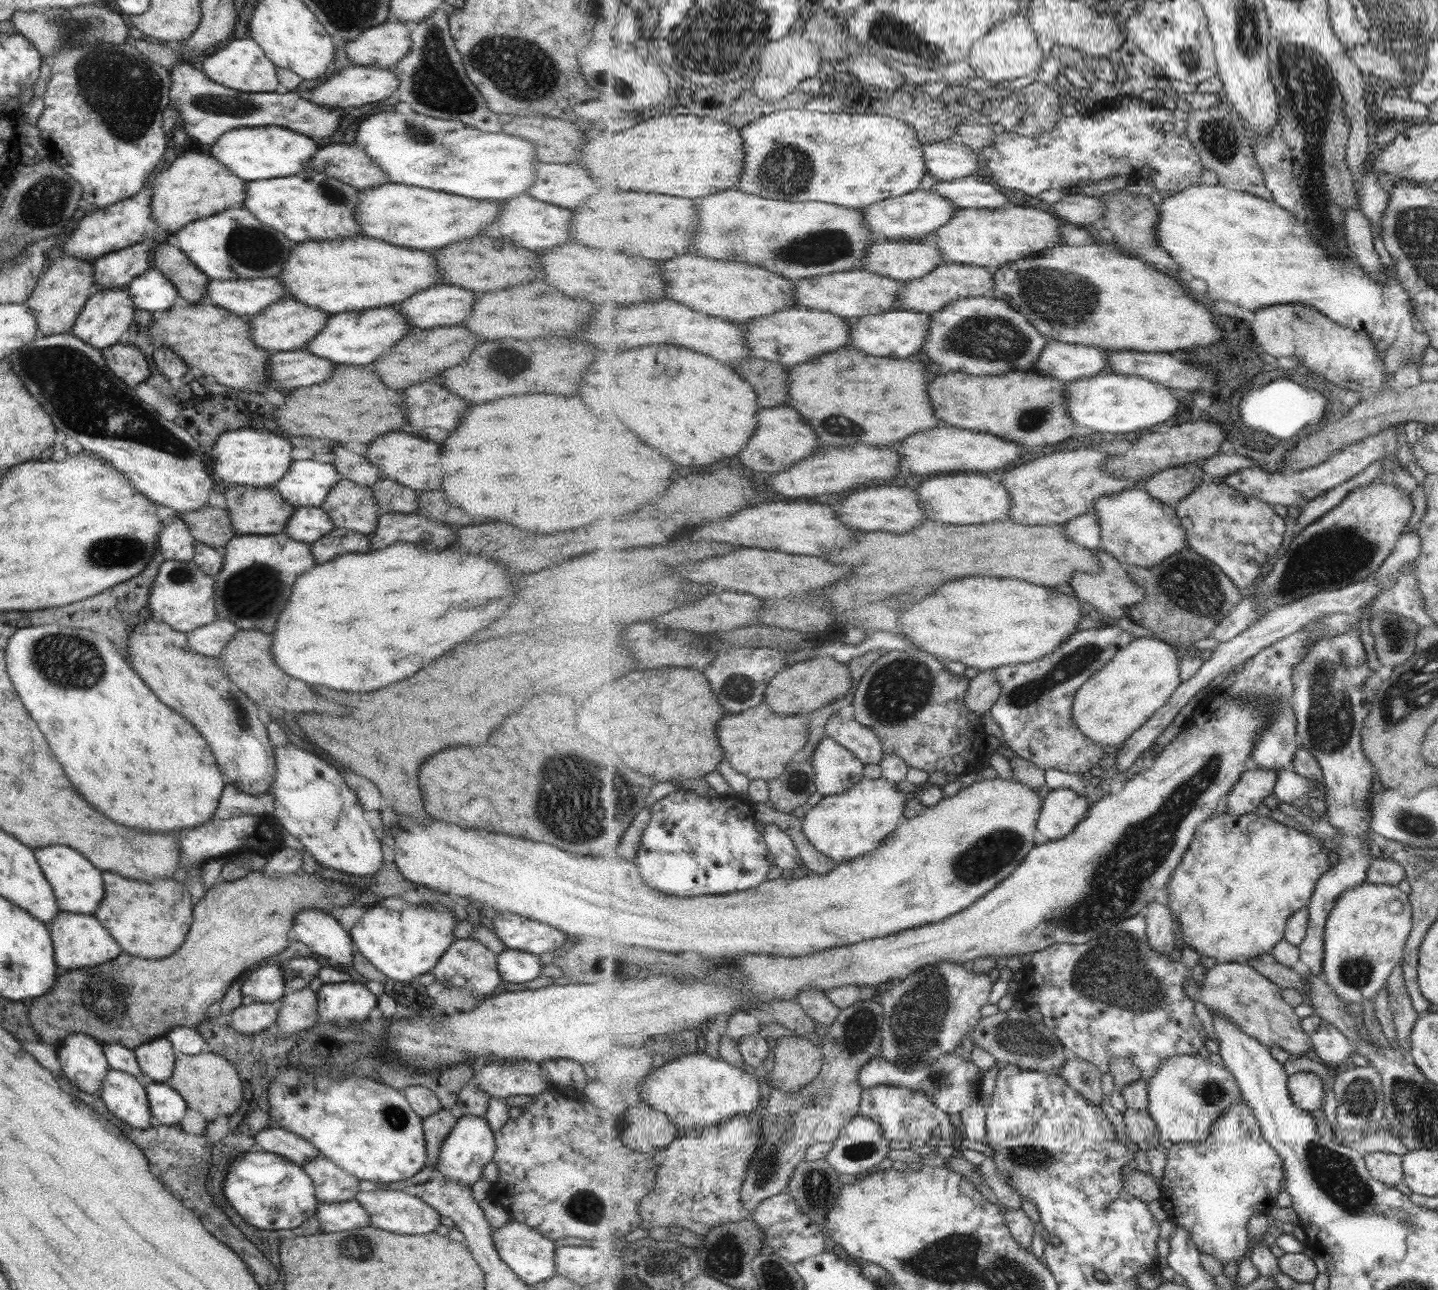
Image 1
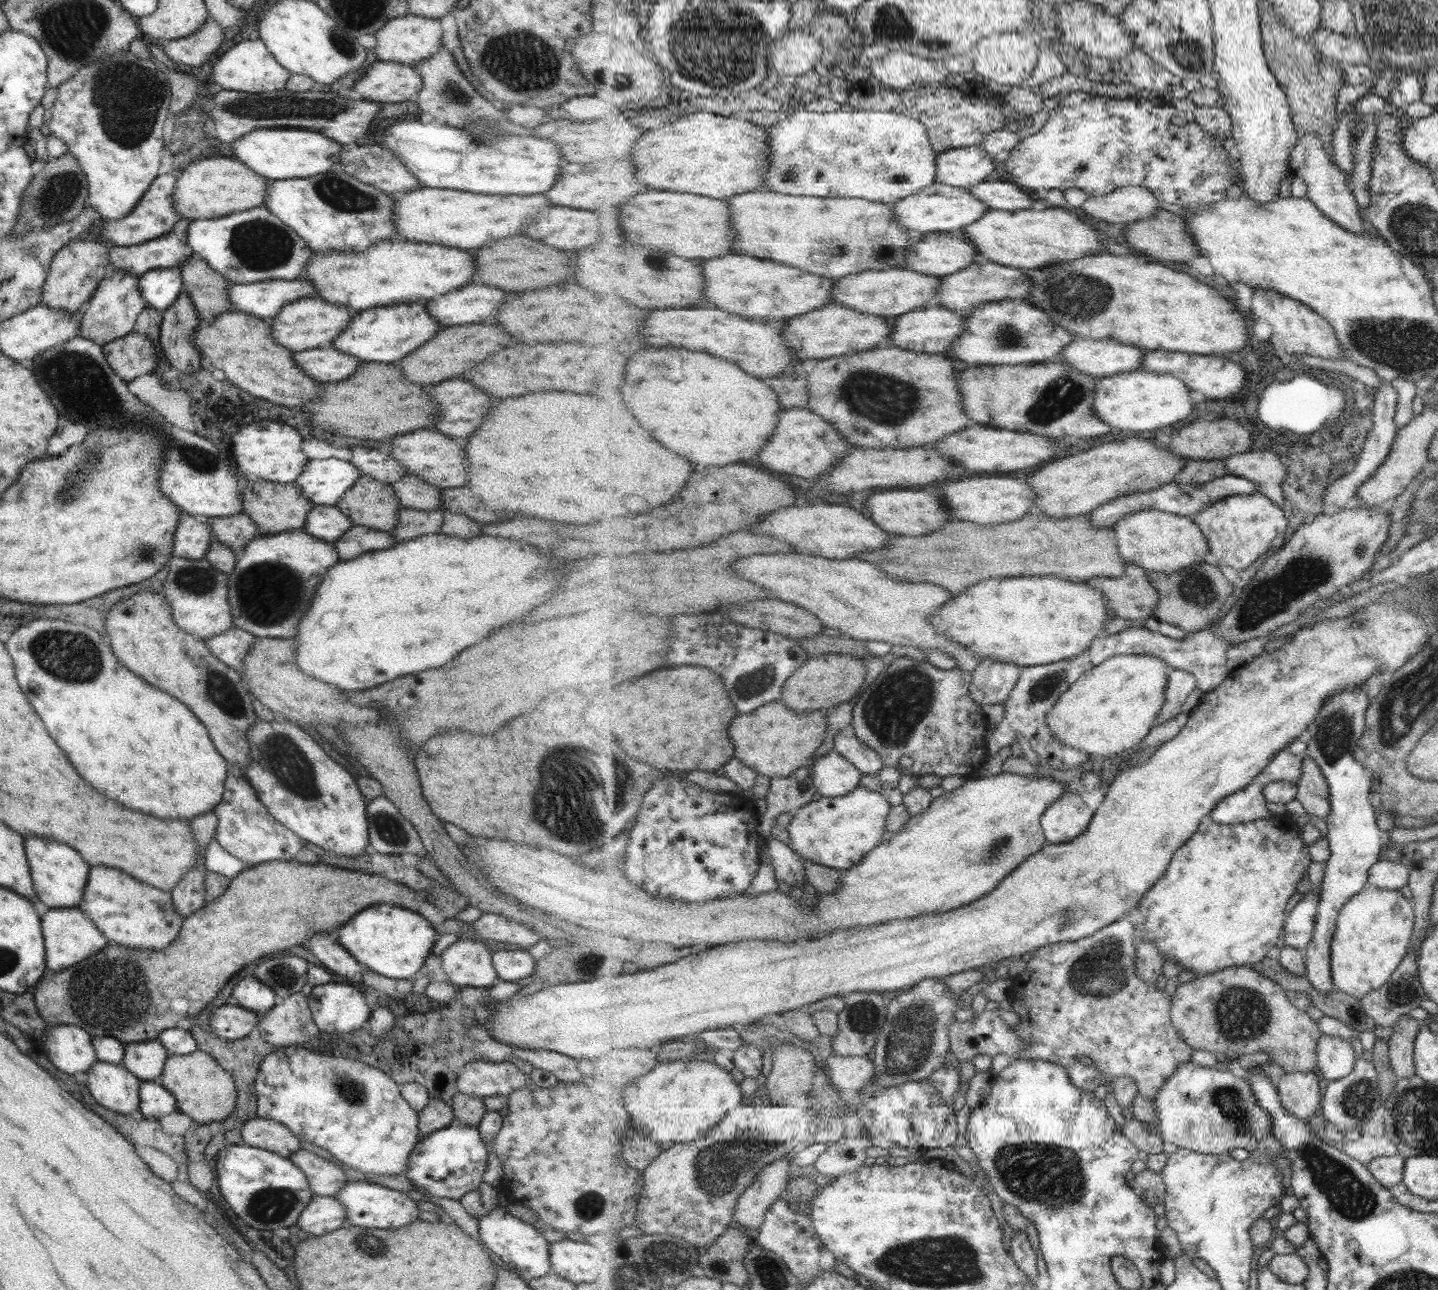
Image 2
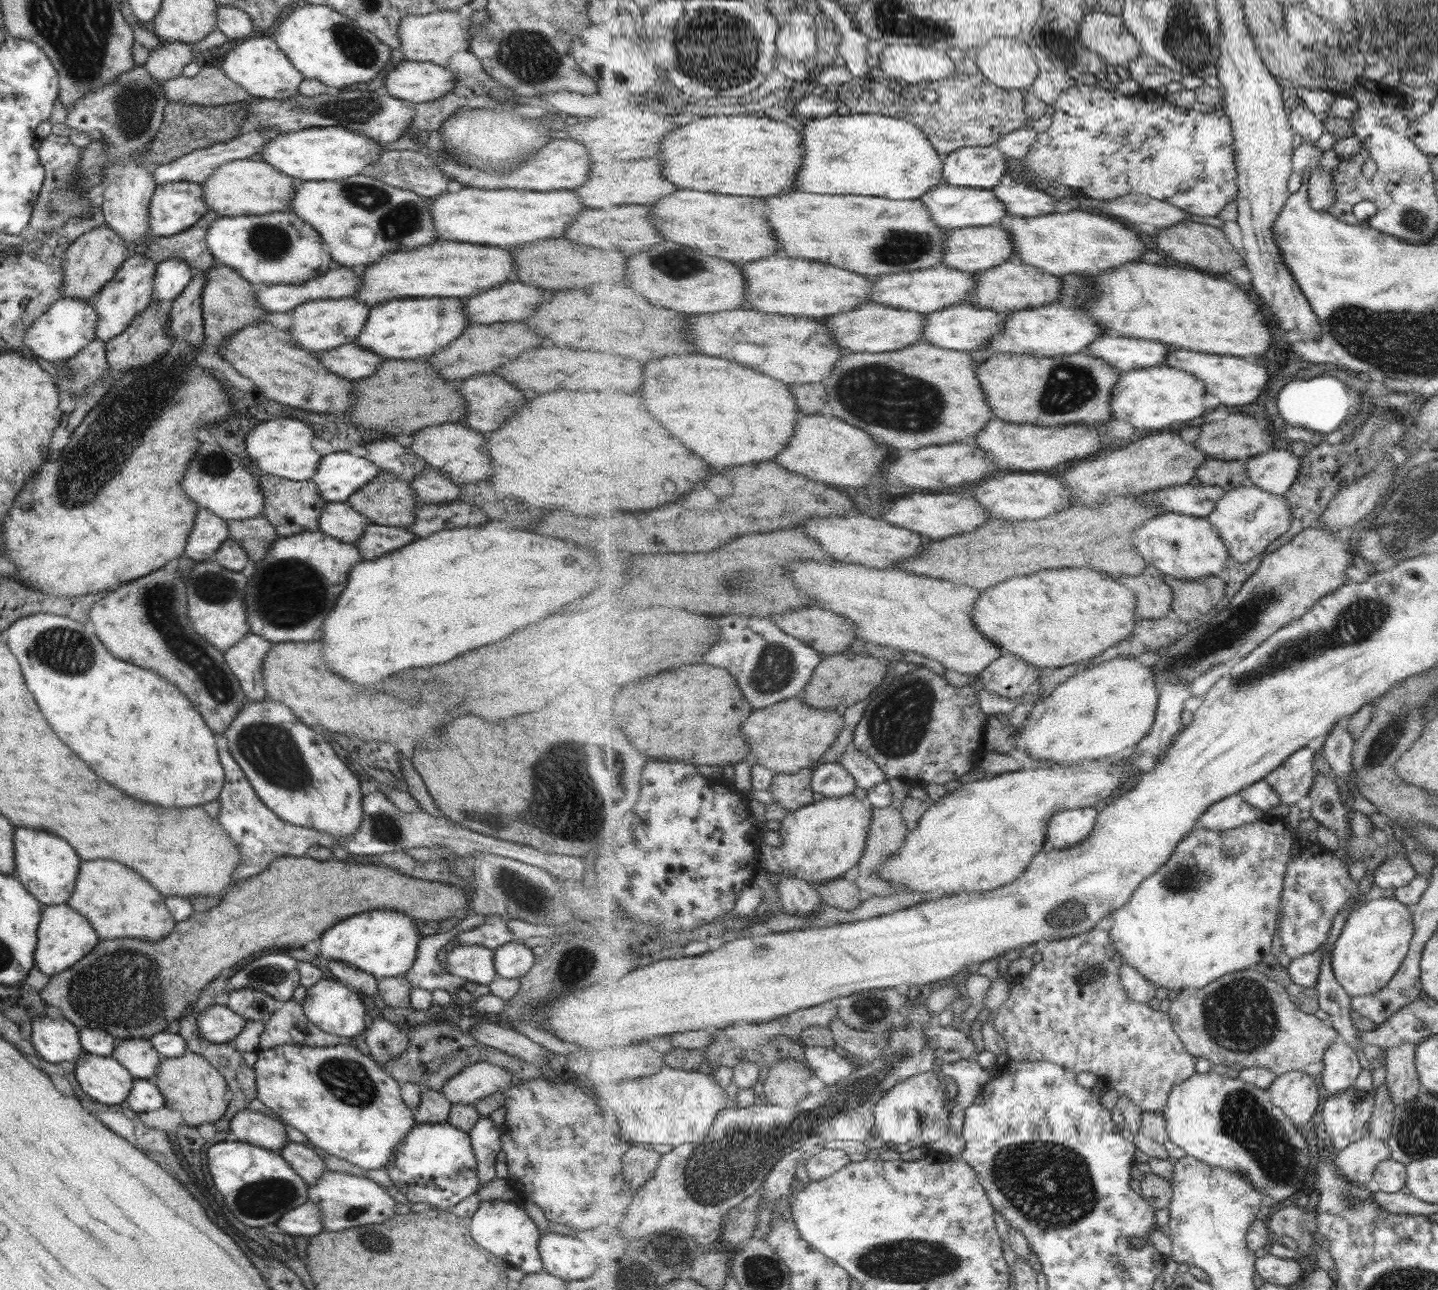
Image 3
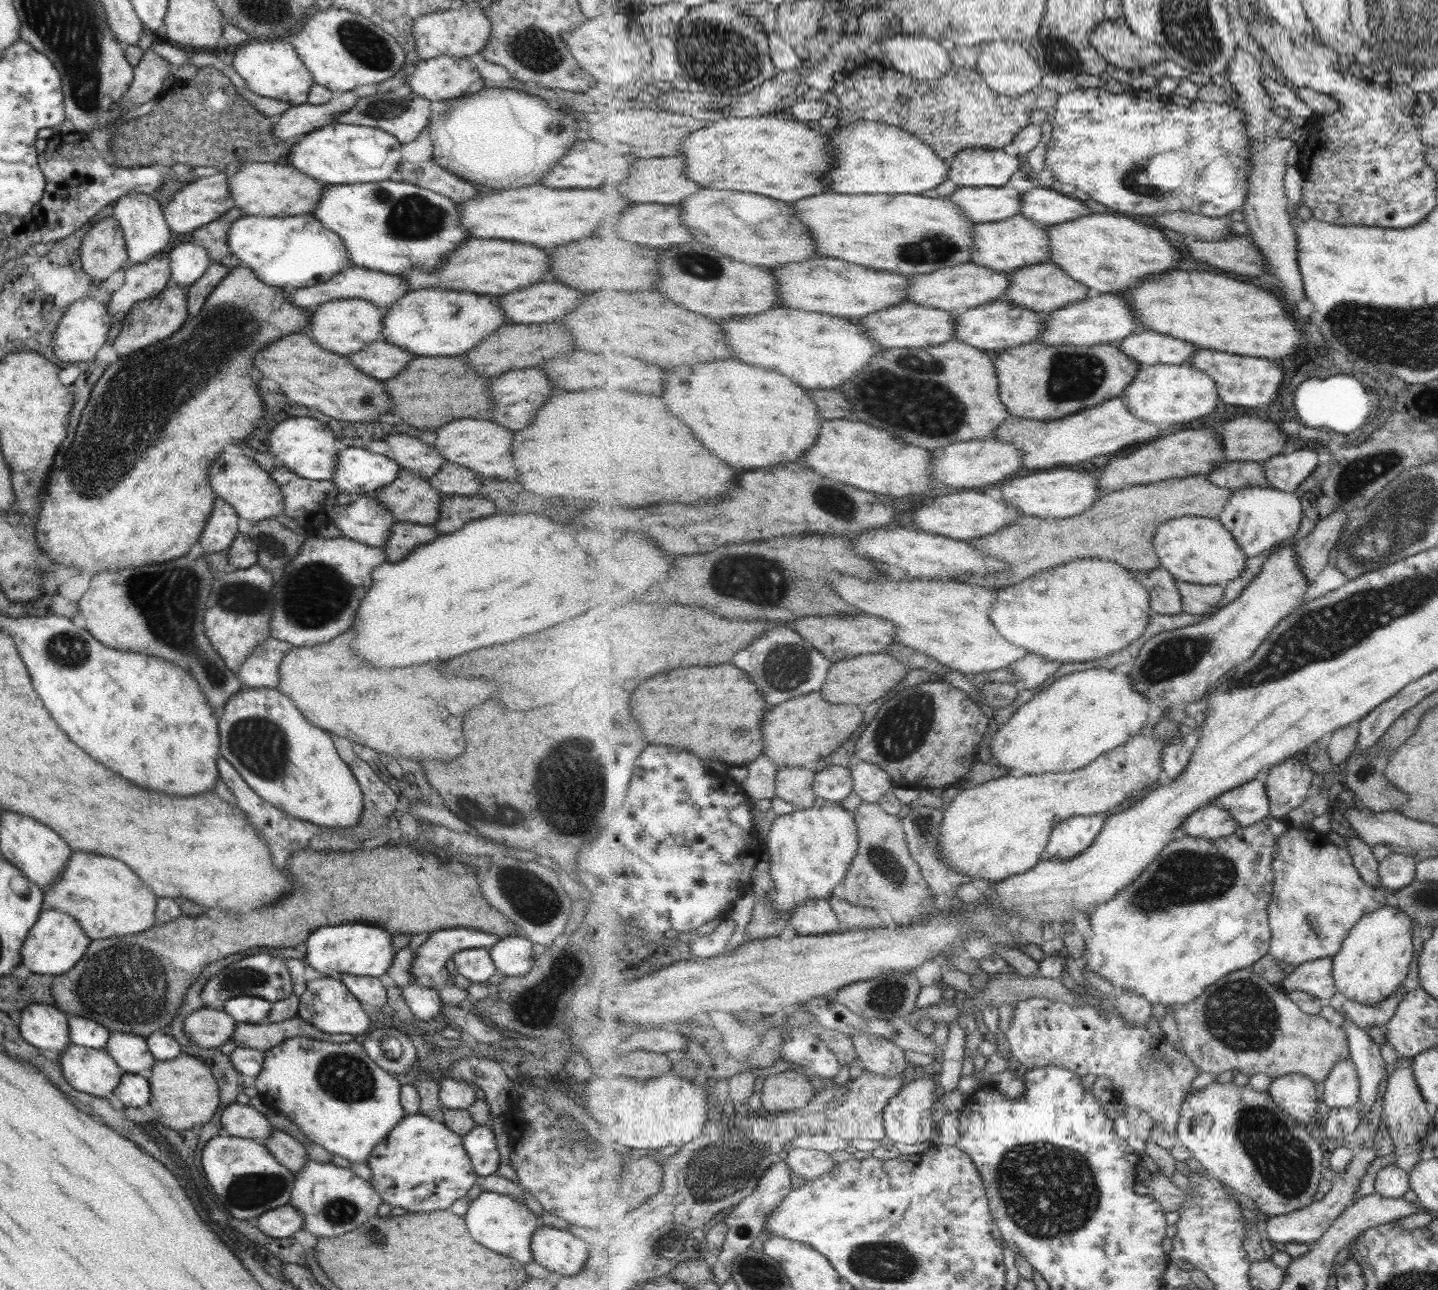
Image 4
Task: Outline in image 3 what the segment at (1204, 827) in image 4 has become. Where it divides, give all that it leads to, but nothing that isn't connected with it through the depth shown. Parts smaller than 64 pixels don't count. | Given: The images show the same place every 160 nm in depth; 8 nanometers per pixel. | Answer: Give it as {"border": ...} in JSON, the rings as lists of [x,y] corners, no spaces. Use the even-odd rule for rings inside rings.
{"border":[[[1240,794],[1220,800],[1209,807],[1199,820],[1199,825],[1209,830],[1225,832],[1247,823],[1267,819],[1269,814],[1251,806]]]}

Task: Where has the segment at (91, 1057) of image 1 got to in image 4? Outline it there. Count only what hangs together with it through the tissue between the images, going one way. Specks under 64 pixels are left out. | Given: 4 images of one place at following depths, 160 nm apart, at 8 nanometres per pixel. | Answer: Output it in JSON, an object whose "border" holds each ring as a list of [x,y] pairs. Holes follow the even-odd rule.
{"border":[[[30,1004],[19,1010],[16,1026],[27,1044],[58,1054],[68,1042],[67,1014],[54,1005]]]}

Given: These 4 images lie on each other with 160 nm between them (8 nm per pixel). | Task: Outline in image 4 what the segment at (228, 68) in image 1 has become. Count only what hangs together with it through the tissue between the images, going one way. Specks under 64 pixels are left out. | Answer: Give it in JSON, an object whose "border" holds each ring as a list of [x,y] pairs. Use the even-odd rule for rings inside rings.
{"border":[[[291,43],[247,44],[235,52],[231,64],[253,94],[286,102],[291,107],[306,102],[310,86],[314,83],[311,73],[300,62]]]}

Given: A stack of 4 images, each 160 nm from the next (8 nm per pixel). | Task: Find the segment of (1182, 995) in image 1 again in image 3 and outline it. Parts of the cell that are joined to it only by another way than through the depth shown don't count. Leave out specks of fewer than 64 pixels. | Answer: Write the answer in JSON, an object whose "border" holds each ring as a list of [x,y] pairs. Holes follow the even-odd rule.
{"border":[[[1093,928],[1078,936],[1044,943],[1042,944],[1040,952],[1042,954],[1041,961],[1035,963],[1034,968],[1031,969],[1029,973],[1021,976],[1021,980],[1011,986],[1010,997],[995,1013],[995,1030],[998,1031],[1003,1036],[1003,1040],[1007,1042],[1007,1053],[1010,1059],[1017,1062],[1048,1060],[1053,1064],[1062,1065],[1063,1068],[1067,1067],[1077,1074],[1080,1072],[1094,1072],[1097,1077],[1099,1076],[1104,1079],[1106,1088],[1114,1089],[1119,1097],[1123,1097],[1123,1095],[1131,1097],[1133,1104],[1139,1106],[1142,1111],[1163,1114],[1167,1107],[1167,1101],[1169,1101],[1171,1091],[1179,1084],[1185,1083],[1185,1081],[1197,1072],[1196,1056],[1193,1056],[1186,1049],[1186,1045],[1181,1037],[1175,1032],[1174,1024],[1172,1023],[1169,1013],[1153,1010],[1153,1008],[1150,1008],[1147,1004],[1141,1004],[1140,1002],[1135,1002],[1130,999],[1127,989],[1123,986],[1122,968],[1125,962],[1123,962],[1122,956],[1112,945],[1110,931]]]}

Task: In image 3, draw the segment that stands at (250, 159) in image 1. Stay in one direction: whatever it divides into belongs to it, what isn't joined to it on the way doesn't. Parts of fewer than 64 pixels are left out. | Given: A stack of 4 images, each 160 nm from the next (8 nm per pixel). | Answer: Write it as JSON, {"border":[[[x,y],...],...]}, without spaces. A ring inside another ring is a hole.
{"border":[[[331,125],[277,134],[275,139],[265,144],[259,155],[261,162],[297,181],[343,180],[348,176],[364,174],[366,168],[385,152],[383,149],[379,142],[367,136]]]}

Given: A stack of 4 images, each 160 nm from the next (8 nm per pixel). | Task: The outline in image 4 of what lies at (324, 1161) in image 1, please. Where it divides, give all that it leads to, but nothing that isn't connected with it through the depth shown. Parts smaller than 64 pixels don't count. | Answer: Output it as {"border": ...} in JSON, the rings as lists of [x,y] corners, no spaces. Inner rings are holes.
{"border":[[[271,1129],[262,1142],[277,1164],[295,1174],[307,1161],[307,1153],[303,1145],[288,1133],[279,1129]]]}

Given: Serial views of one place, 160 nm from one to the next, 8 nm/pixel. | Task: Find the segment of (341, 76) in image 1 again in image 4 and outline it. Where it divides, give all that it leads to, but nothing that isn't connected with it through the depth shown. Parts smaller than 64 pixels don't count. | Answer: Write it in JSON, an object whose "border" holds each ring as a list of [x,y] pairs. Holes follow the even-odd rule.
{"border":[[[436,56],[417,62],[414,70],[407,74],[405,85],[410,88],[411,94],[415,93],[431,102],[459,97],[480,77],[479,71],[470,57]]]}

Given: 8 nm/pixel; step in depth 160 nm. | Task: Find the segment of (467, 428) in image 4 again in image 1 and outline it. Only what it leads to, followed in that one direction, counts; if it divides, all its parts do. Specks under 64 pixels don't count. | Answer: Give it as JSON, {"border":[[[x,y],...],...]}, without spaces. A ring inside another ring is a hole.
{"border":[[[391,432],[385,436],[378,436],[370,442],[367,454],[364,456],[371,465],[379,467],[382,478],[394,480],[414,491],[437,490],[441,486],[441,468],[439,468],[439,446],[427,440],[421,440],[413,434]]]}

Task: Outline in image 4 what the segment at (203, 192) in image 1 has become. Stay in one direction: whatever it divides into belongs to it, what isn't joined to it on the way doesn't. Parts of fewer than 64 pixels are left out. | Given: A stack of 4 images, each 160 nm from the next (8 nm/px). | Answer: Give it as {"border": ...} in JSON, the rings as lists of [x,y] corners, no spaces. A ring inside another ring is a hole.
{"border":[[[255,162],[237,167],[227,180],[227,190],[243,215],[284,217],[309,214],[315,210],[325,185],[286,163]]]}

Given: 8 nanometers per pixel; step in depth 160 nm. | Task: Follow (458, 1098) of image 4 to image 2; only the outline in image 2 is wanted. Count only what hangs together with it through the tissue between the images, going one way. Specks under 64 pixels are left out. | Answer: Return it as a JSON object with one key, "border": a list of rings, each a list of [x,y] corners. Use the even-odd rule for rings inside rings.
{"border":[[[489,1060],[464,1064],[456,1078],[457,1092],[481,1100],[491,1096],[508,1096],[530,1081],[528,1075],[519,1071],[513,1063]]]}

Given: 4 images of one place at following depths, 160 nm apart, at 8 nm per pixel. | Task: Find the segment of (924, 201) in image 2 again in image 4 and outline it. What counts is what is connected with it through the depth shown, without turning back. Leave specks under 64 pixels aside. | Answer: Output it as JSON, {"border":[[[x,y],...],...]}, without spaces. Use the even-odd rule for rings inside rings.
{"border":[[[960,187],[947,196],[977,223],[999,222],[1022,212],[1024,195],[1015,188]]]}

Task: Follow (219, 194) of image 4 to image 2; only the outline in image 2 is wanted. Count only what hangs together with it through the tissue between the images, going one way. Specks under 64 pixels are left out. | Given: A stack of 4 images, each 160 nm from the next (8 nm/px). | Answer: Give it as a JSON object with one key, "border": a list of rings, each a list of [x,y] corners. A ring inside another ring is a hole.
{"border":[[[173,172],[157,175],[150,183],[149,189],[127,216],[119,220],[103,220],[100,222],[103,229],[101,230],[101,238],[97,238],[97,241],[107,243],[109,246],[126,247],[141,244],[149,239],[167,234],[180,219],[174,209],[174,200],[172,199],[175,180],[176,174]]]}

